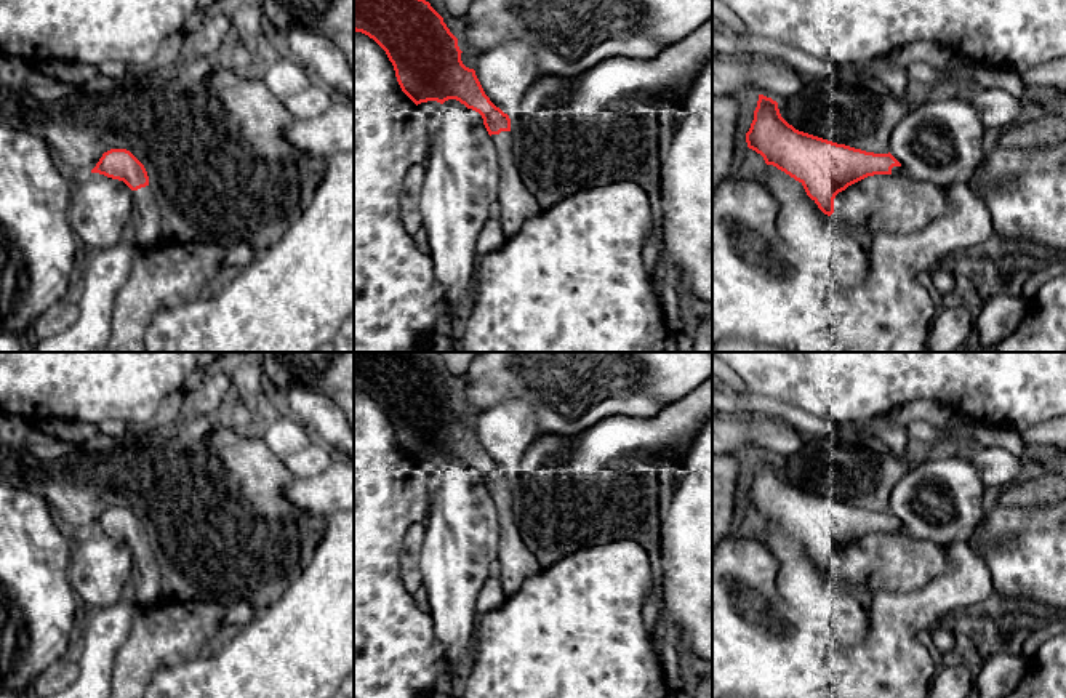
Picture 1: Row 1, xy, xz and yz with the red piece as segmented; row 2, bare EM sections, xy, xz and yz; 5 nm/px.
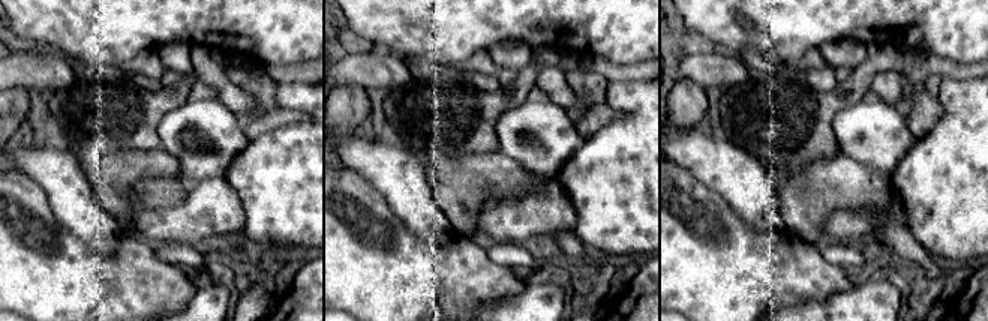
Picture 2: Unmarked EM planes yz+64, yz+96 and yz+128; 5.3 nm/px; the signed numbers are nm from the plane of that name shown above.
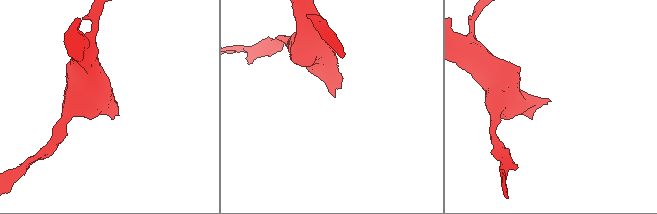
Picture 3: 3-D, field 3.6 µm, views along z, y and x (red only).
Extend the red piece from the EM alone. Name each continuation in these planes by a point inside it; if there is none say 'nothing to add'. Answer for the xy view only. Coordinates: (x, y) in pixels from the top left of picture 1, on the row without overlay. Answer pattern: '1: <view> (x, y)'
1: xy (148, 583)

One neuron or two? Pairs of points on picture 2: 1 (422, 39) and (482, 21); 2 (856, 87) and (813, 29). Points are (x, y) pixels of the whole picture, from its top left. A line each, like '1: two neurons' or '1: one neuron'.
1: one neuron
2: two neurons

